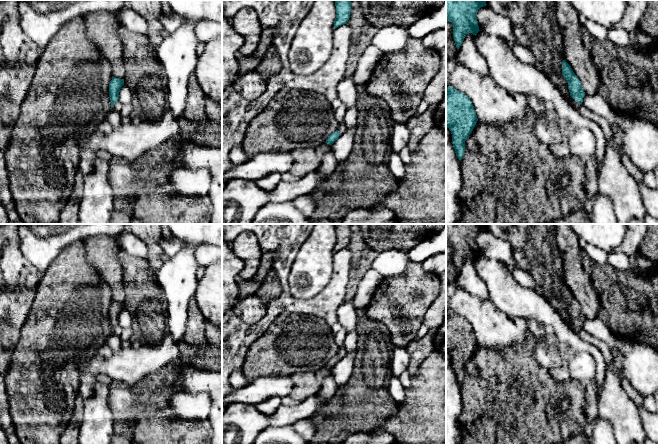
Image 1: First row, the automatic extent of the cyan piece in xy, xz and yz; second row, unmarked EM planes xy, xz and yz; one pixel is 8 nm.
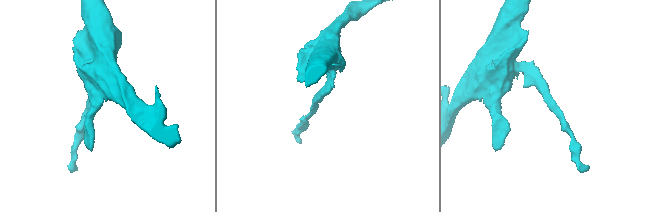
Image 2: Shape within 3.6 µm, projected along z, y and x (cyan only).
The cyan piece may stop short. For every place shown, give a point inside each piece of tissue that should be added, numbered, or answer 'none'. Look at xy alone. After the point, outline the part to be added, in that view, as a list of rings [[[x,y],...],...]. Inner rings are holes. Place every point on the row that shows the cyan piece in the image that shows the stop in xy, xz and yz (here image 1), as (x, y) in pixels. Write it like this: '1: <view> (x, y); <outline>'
none

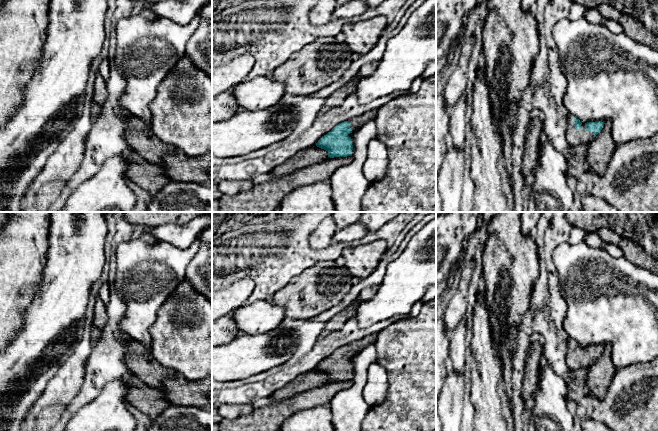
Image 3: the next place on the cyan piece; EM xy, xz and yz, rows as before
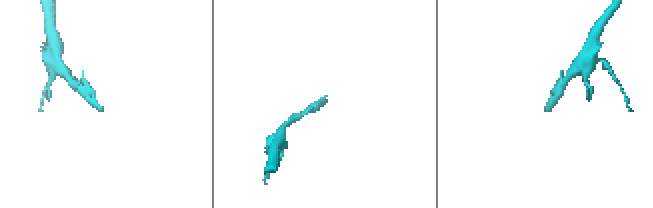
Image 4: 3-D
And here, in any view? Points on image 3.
1: yz (575, 137); [[[569,115],[567,122],[567,141],[571,147],[577,146],[579,144],[588,144],[593,138],[592,131],[585,130],[585,124],[582,123],[581,129],[577,130],[574,126],[574,118]]]

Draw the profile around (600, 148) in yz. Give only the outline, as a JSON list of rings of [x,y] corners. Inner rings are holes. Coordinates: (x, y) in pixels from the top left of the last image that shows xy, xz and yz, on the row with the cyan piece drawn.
[[[605,122],[601,132],[588,143],[587,147],[587,162],[594,174],[599,176],[605,174],[610,156],[615,148],[611,135],[611,124]]]

